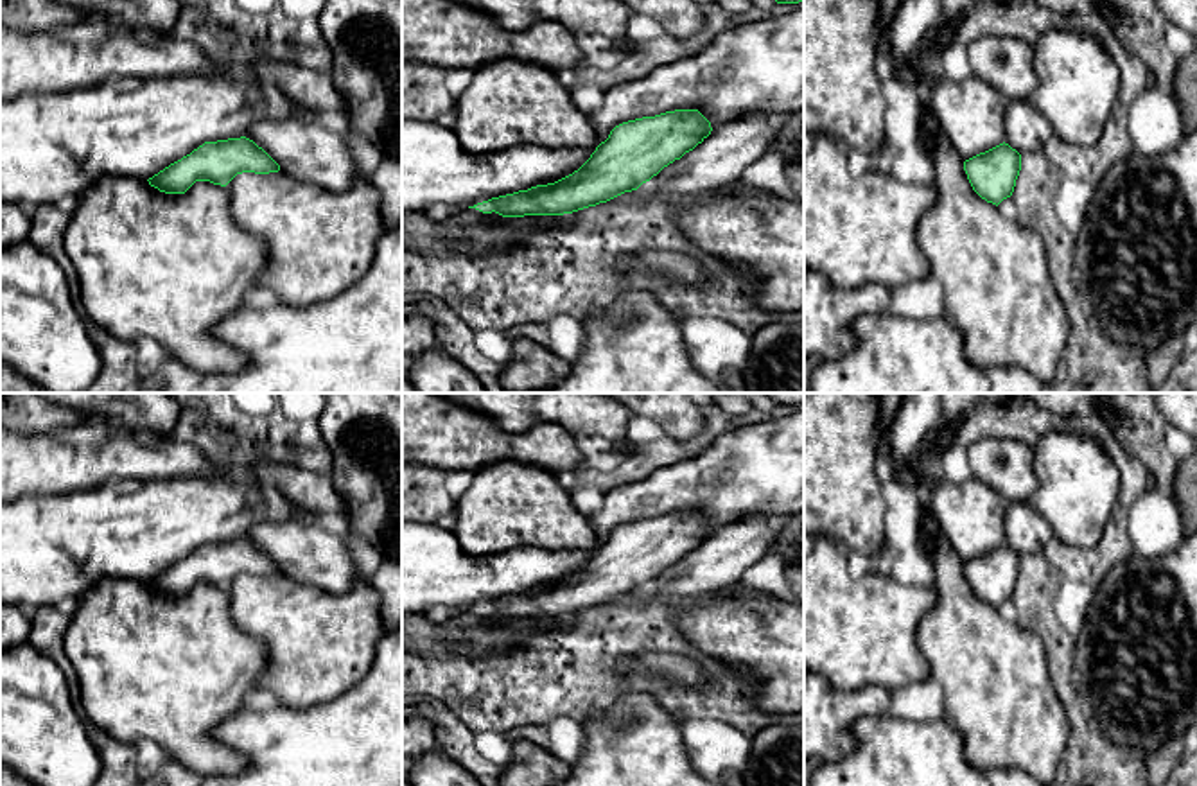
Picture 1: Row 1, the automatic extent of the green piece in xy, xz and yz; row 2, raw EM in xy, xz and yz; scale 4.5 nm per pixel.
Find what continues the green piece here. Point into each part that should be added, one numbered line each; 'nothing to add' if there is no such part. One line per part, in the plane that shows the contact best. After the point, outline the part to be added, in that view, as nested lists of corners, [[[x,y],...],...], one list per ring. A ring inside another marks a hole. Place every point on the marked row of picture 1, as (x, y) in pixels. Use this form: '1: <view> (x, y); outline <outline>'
1: xz (436, 167); outline [[[402,120],[402,214],[441,203],[458,210],[492,197],[555,183],[596,151],[520,144],[495,153],[468,153],[456,133],[432,120]]]

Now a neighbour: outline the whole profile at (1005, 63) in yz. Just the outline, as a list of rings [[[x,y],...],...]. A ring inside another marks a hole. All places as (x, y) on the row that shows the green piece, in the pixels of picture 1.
[[[985,36],[967,45],[973,75],[1007,100],[1028,100],[1037,88],[1034,45],[1005,36]]]

